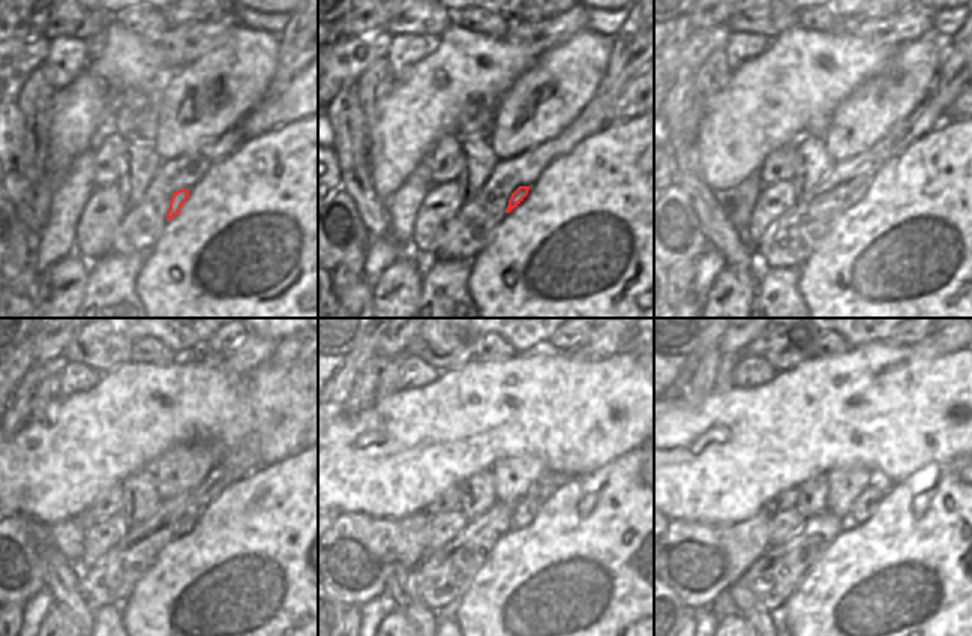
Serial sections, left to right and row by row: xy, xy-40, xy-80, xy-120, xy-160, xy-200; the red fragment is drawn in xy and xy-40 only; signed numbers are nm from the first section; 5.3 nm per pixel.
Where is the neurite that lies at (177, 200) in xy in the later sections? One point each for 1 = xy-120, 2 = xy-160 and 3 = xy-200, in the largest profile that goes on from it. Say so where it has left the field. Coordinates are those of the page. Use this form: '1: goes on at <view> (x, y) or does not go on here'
1: goes on at xy-120 (185, 525)
2: goes on at xy-160 (525, 510)
3: goes on at xy-200 (870, 497)

